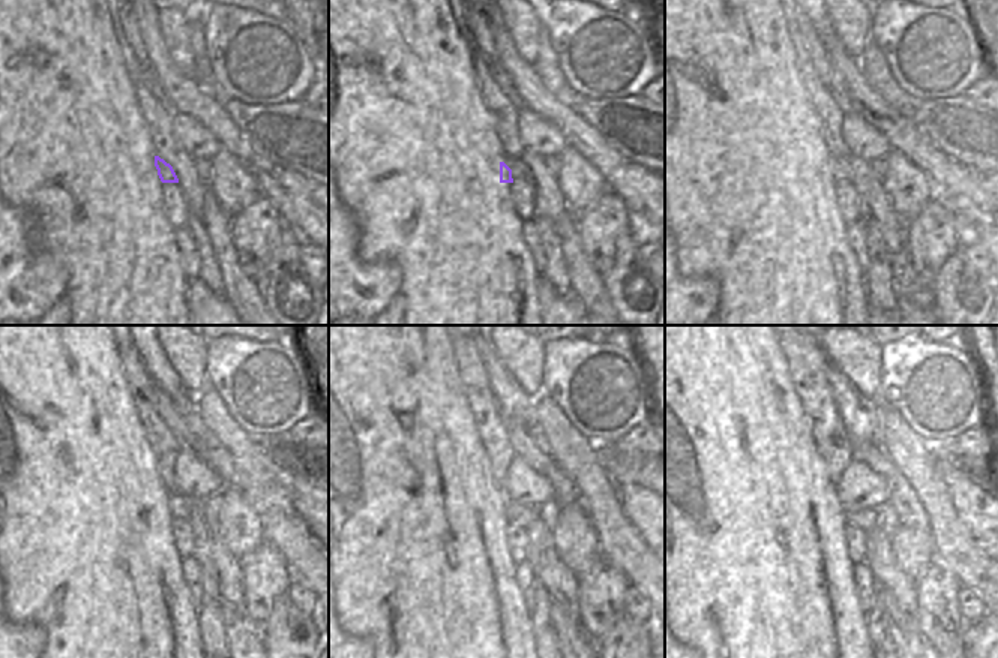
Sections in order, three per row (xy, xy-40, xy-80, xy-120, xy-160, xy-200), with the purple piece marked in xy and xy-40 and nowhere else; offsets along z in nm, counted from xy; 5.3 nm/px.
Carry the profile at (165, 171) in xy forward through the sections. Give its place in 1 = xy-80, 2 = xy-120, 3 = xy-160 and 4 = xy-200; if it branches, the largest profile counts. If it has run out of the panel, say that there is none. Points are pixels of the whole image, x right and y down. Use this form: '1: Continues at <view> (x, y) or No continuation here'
1: Continues at xy-80 (841, 165)
2: Continues at xy-120 (179, 505)
3: Continues at xy-160 (520, 516)
4: Continues at xy-200 (863, 519)

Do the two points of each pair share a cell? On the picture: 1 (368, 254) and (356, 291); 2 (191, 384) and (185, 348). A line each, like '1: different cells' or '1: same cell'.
1: different cells
2: same cell

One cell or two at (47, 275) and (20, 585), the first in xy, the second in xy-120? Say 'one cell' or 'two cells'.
two cells

